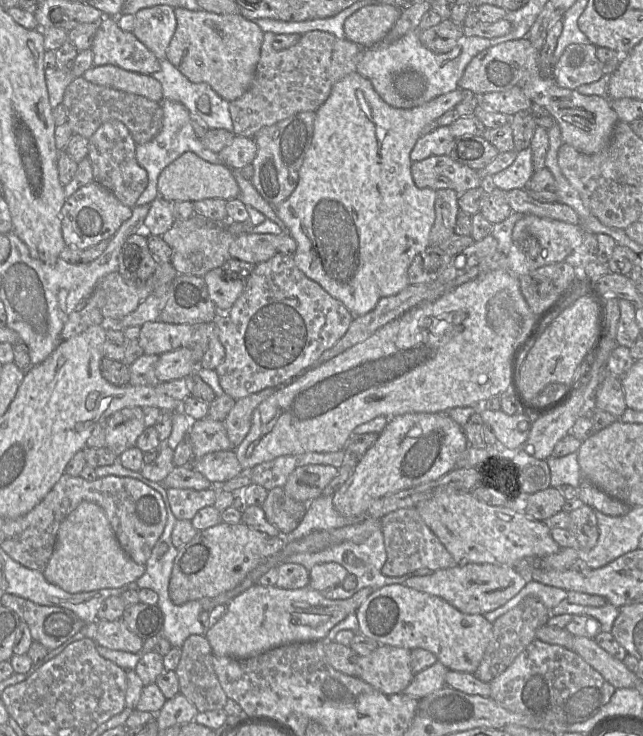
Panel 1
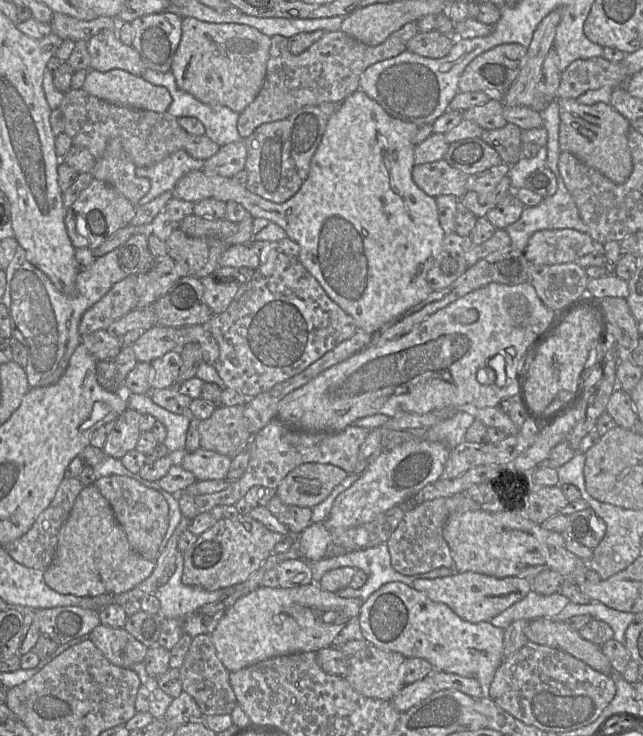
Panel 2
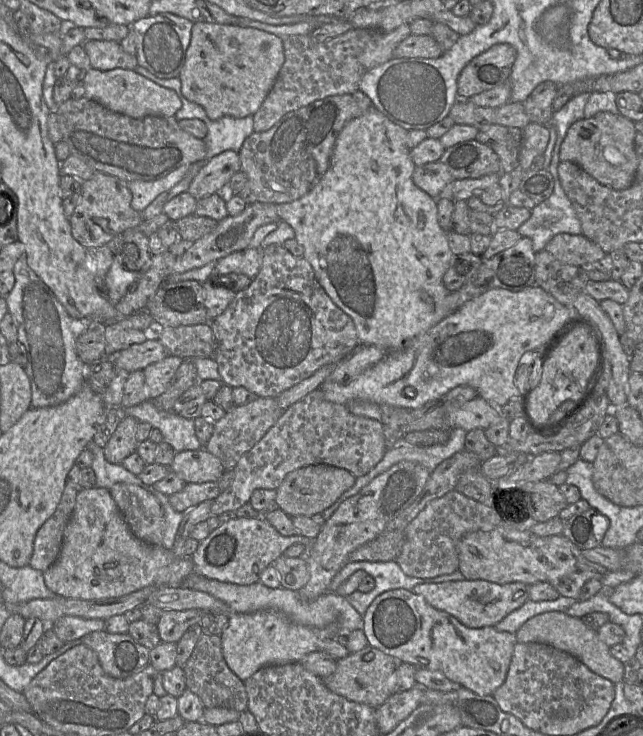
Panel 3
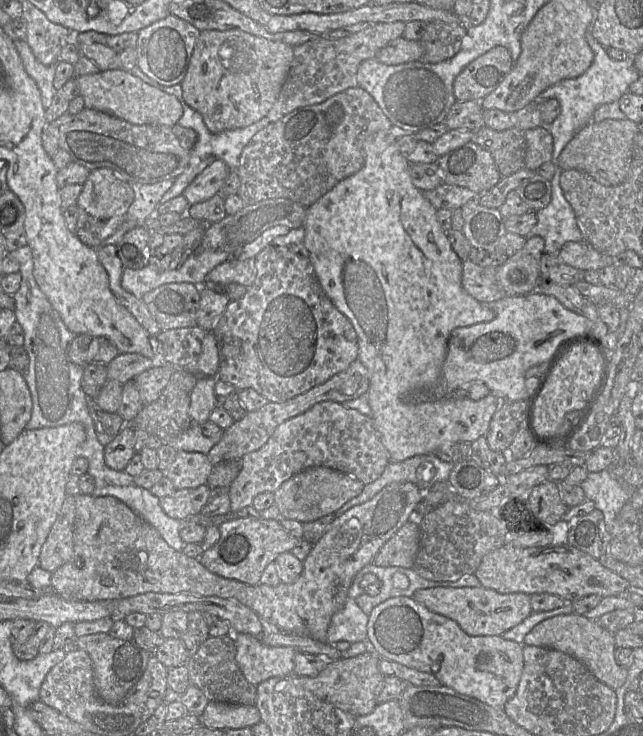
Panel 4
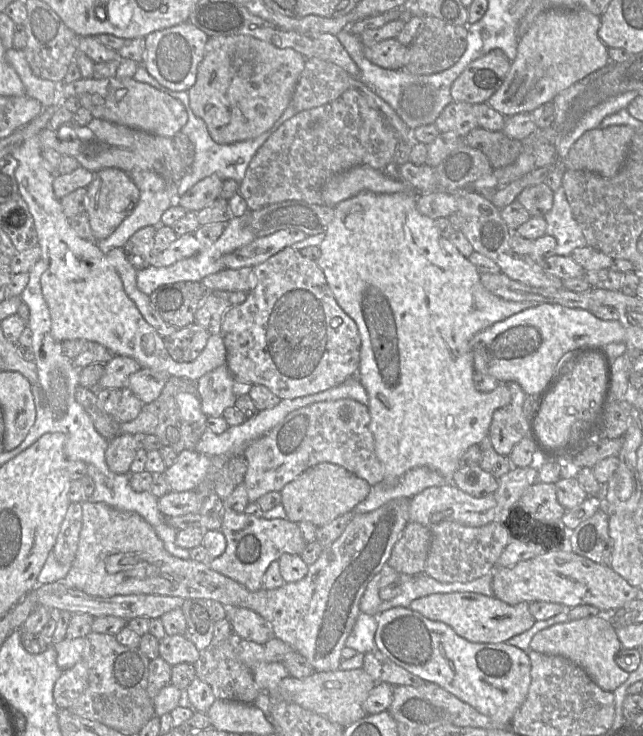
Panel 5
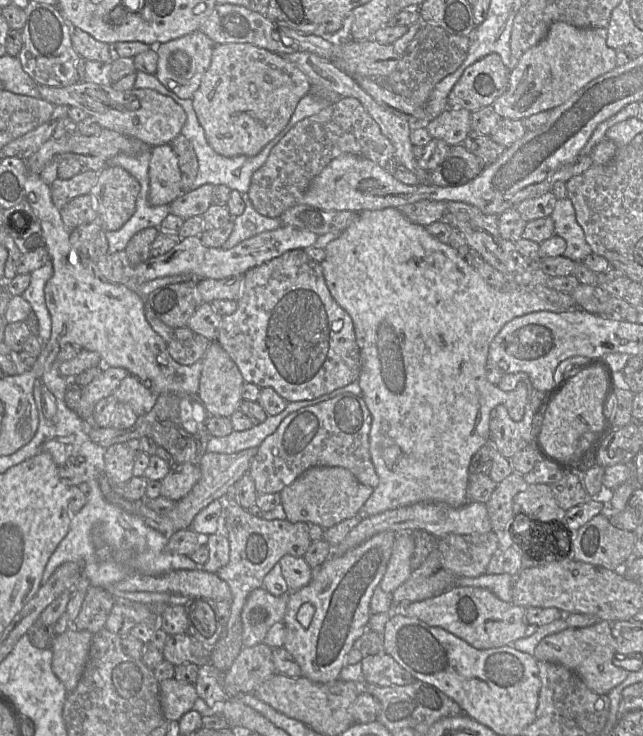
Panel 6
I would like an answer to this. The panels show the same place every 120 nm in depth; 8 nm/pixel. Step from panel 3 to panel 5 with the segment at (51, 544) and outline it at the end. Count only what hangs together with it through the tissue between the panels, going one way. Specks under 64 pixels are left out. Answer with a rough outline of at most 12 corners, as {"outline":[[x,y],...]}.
{"outline":[[82,503],[69,504],[52,553],[61,564],[75,560]]}

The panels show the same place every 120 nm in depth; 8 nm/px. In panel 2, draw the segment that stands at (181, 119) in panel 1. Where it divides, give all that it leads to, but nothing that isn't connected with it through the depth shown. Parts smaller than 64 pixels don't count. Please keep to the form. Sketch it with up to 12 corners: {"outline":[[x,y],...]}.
{"outline":[[179,150],[136,175],[150,190],[135,205],[172,191],[187,173],[202,170],[203,160]]}

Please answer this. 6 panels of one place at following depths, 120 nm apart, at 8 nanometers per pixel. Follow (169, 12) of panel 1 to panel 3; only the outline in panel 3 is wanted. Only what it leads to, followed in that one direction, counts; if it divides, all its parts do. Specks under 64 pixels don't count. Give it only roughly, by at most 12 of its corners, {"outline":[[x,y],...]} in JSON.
{"outline":[[171,13],[130,27],[138,65],[179,77],[194,23]]}

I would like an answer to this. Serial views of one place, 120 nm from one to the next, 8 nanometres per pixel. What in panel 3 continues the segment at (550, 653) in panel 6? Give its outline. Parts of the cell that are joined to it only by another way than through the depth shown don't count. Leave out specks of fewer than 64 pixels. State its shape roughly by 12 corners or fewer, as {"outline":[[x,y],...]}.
{"outline":[[560,611],[528,619],[520,643],[565,651],[614,684],[625,664],[597,631]]}

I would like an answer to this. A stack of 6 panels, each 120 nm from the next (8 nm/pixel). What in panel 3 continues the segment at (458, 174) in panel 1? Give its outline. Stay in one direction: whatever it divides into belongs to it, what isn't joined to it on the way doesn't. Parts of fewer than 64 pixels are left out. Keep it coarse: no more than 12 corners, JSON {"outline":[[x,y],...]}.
{"outline":[[438,161],[416,166],[412,180],[436,199],[454,181]]}

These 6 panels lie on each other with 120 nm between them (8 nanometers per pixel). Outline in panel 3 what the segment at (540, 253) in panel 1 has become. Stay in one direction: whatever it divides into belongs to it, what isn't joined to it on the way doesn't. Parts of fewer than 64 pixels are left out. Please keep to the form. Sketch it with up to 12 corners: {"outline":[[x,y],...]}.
{"outline":[[557,234],[545,250],[579,267],[606,255],[583,234]]}

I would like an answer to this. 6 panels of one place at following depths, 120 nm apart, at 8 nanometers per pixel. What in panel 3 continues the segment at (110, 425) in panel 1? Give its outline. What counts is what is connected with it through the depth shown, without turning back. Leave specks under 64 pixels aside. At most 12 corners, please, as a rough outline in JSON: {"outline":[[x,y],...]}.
{"outline":[[139,421],[118,424],[103,448],[105,459],[121,464],[138,447]]}

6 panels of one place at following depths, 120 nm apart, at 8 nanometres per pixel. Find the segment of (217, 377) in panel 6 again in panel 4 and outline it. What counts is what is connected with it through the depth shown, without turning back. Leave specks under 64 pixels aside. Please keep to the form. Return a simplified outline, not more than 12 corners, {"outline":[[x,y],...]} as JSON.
{"outline":[[198,377],[190,416],[200,424],[219,404],[217,377]]}

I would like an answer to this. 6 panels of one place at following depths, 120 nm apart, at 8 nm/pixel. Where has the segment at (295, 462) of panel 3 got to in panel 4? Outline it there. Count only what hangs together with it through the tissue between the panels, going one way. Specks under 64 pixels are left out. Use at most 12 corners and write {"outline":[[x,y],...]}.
{"outline":[[319,402],[243,456],[230,513],[310,467],[367,485],[390,462],[372,417]]}

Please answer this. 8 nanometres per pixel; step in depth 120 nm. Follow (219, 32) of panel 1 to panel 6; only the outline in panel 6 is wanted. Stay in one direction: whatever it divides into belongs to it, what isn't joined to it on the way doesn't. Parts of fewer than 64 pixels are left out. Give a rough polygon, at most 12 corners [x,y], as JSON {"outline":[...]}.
{"outline":[[249,43],[215,45],[191,98],[212,149],[255,156],[308,77]]}

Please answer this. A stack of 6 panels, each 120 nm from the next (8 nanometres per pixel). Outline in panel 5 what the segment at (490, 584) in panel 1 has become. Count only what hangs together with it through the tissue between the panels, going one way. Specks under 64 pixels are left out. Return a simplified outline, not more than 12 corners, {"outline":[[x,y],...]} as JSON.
{"outline":[[434,593],[409,608],[475,643],[500,643],[536,620],[528,602]]}

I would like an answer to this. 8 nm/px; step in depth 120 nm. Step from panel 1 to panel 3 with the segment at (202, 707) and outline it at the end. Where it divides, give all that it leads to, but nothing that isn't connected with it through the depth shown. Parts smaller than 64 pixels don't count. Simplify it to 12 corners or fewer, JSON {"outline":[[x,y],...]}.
{"outline":[[203,633],[182,668],[205,708],[248,710],[219,635]]}

